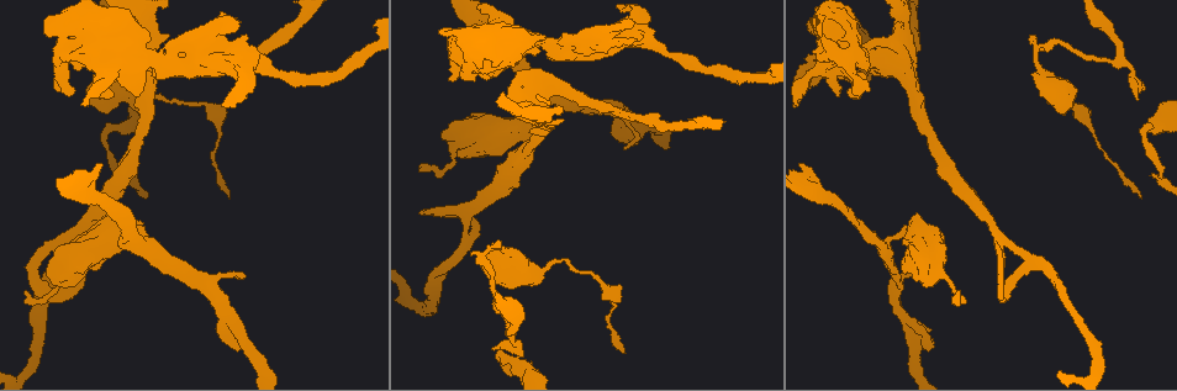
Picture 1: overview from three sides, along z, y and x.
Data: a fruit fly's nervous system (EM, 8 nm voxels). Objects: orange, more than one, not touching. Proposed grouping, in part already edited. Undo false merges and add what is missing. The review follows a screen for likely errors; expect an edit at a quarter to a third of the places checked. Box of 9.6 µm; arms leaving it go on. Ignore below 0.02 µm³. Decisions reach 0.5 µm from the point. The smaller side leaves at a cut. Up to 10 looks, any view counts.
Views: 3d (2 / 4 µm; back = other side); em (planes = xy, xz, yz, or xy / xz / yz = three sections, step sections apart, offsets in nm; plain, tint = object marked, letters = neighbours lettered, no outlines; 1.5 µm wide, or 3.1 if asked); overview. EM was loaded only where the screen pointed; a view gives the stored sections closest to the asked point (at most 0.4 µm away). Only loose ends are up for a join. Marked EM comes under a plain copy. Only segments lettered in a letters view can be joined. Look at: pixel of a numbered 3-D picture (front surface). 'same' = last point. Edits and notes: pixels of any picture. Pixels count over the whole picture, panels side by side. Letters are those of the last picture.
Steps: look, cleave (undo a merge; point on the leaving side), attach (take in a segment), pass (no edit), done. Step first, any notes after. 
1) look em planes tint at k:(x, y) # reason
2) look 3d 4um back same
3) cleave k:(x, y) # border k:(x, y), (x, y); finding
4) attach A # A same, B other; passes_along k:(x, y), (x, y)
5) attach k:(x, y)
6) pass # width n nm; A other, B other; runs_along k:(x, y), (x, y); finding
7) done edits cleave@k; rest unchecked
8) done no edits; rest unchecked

look em planes letters at 1:(1119, 58) # two arms in line, one across

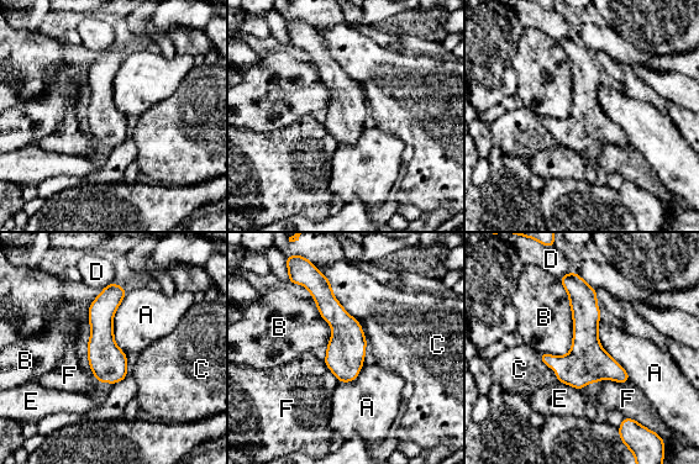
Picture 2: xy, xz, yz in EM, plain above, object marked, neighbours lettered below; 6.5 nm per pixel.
pass # width 240 nm; A other, B other, C other, D other, E other, F other; runs_along 2:(569, 278), (585, 343), (624, 379); one cell here

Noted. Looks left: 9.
look em xz step 8 tint at 1:(908, 40)

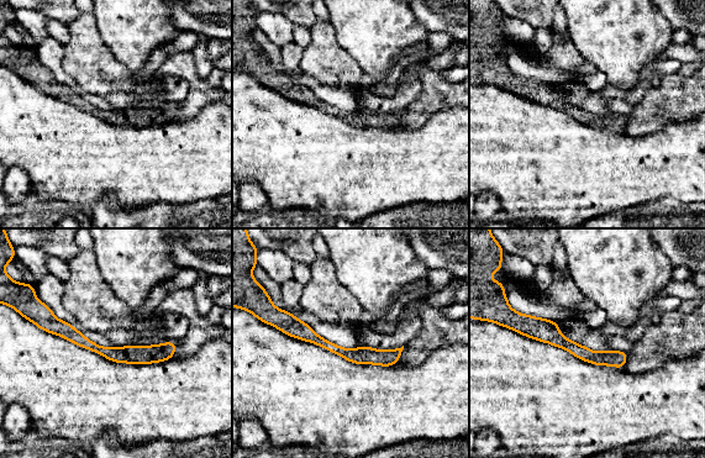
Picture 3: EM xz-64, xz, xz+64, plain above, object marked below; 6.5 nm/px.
look em yz step 4 tint same # cut it another way

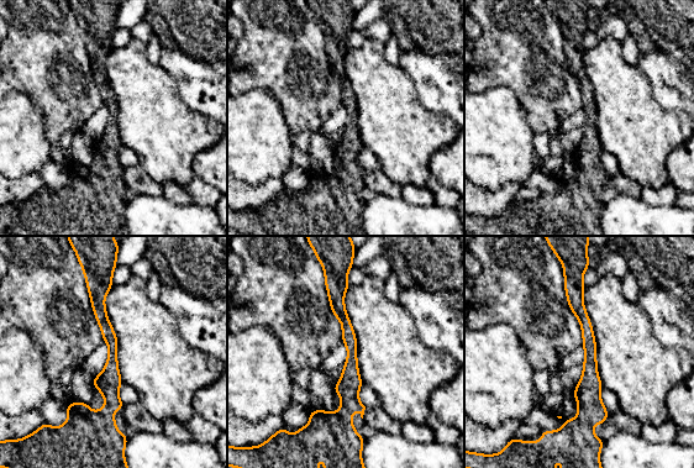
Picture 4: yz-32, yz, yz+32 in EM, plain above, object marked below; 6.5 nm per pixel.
look em yz step 4 letters same # see the neighbours

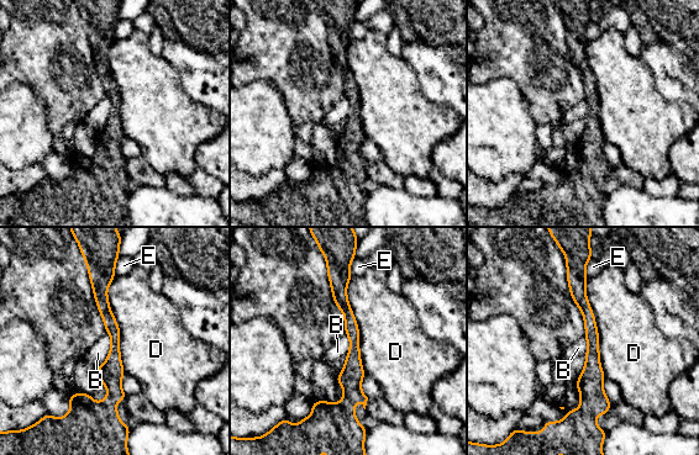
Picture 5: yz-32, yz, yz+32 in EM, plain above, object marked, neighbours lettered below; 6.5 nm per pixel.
pass # width 110 nm; longest_contact D 650 nm; B other, D other, E other; one cell here

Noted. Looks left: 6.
look em xz step 4 tint at 1:(526, 126) # calibre changes

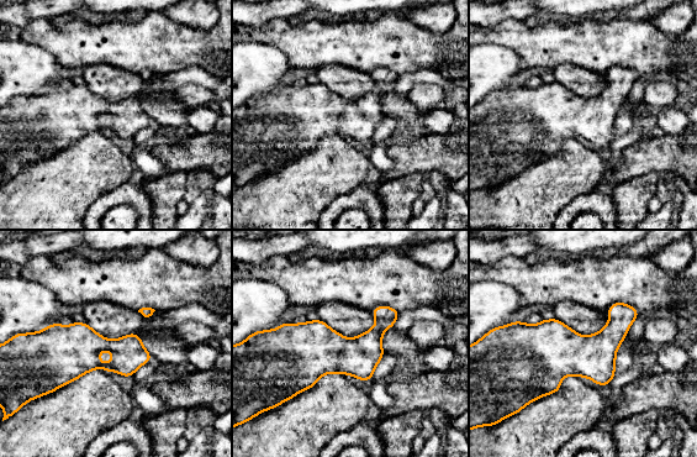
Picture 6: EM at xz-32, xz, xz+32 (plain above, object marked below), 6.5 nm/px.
look em planes letters same # cut it another way

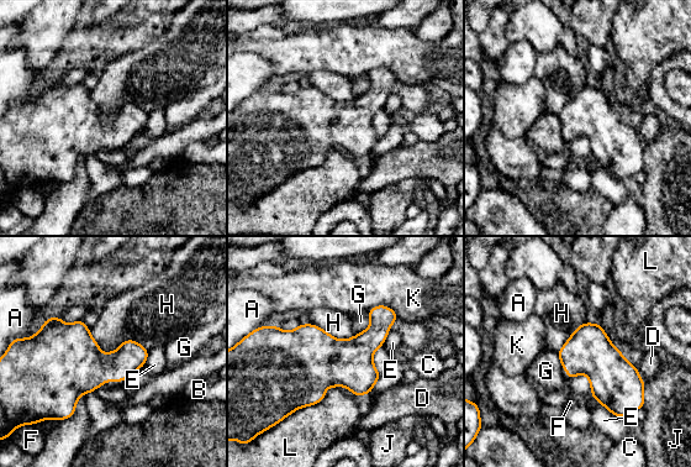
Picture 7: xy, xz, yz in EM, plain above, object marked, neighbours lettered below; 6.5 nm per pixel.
pass # A other, B other, C other, D other, E other, F other, G other, H other, J other, K other, L other; continuous, no second cell

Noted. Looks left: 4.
look 3d 2um at 1:(1009, 292) # closes a loop

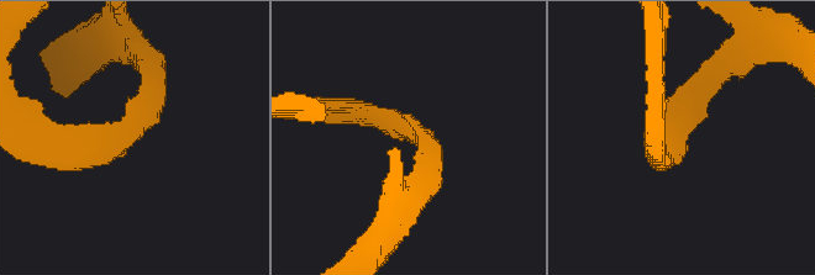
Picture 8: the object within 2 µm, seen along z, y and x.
look em xz step 8 tint at 8:(673, 147) # shape alone is not enough

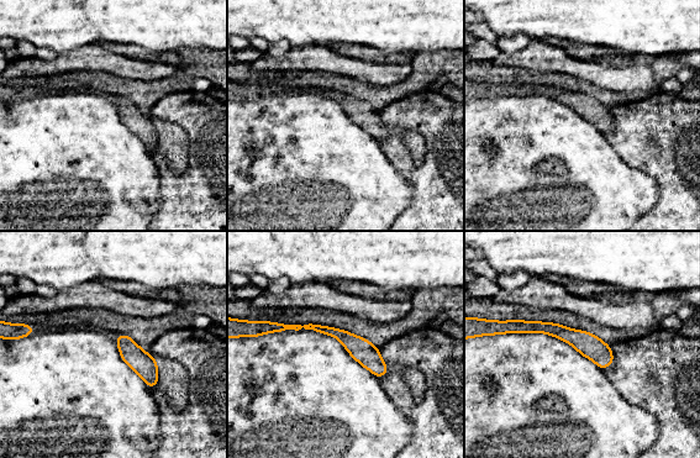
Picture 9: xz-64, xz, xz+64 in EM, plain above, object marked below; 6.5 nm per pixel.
look em planes letters same

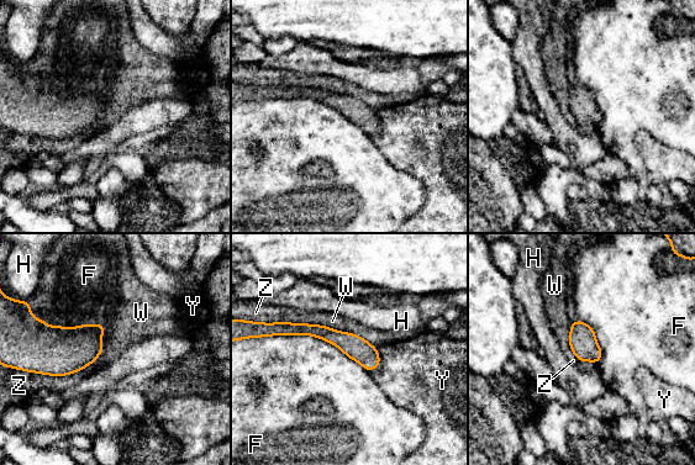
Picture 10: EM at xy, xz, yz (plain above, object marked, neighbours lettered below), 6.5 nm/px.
pass # F other, H other, W other, Y other, Z other; runs_along 10:(282, 326), (321, 331), (377, 360); all the same cell

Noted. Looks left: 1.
done no edits; rest unchecked

